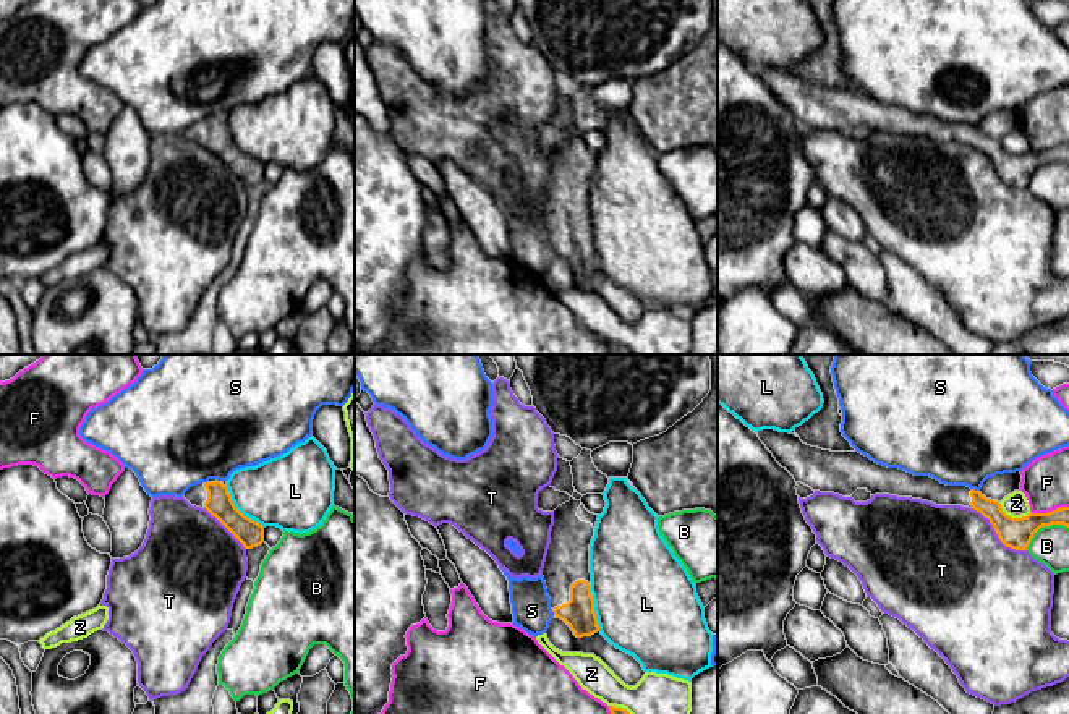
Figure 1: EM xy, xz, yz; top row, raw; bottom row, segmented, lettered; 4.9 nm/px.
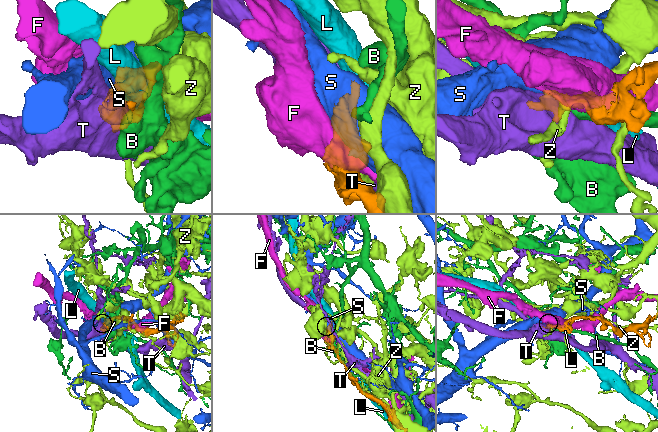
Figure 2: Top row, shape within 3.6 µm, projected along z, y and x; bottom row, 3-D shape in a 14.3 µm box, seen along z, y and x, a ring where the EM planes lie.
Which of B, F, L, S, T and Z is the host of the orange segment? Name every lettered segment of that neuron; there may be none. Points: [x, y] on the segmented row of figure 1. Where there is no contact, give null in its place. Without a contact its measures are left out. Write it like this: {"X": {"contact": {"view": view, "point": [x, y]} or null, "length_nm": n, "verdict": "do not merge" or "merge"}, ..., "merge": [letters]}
{"B": {"contact": {"view": "yz", "point": [1043, 525]}, "length_nm": 240, "verdict": "do not merge"}, "F": {"contact": {"view": "yz", "point": [1048, 512]}, "length_nm": 190, "verdict": "do not merge"}, "L": {"contact": {"view": "xy", "point": [243, 515]}, "length_nm": 240, "verdict": "do not merge"}, "S": {"contact": {"view": "yz", "point": [974, 489]}, "length_nm": 40, "verdict": "do not merge"}, "T": {"contact": {"view": "yz", "point": [996, 533]}, "length_nm": 340, "verdict": "do not merge"}, "Z": {"contact": {"view": "yz", "point": [1011, 517]}, "length_nm": 180, "verdict": "do not merge"}, "merge": []}

